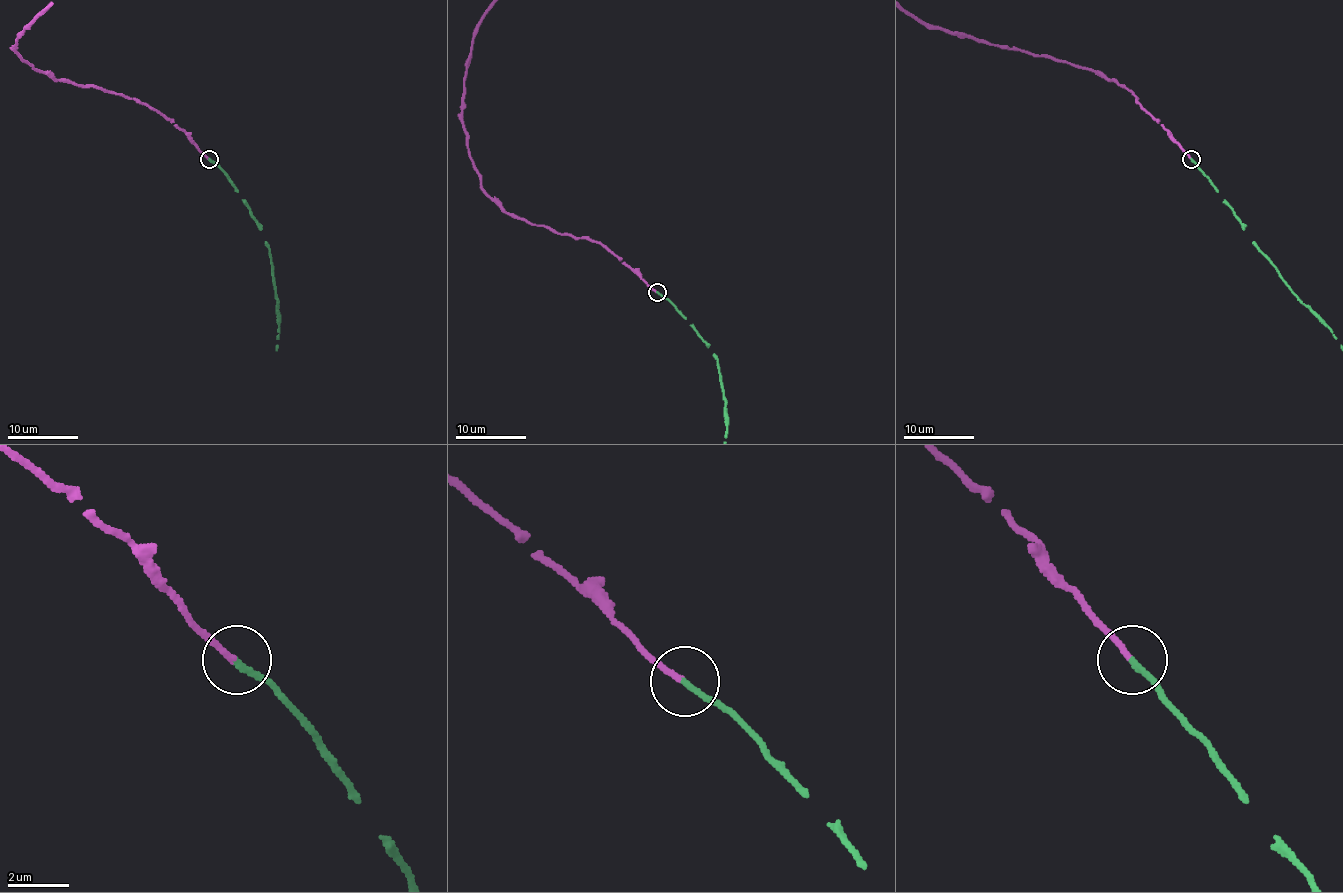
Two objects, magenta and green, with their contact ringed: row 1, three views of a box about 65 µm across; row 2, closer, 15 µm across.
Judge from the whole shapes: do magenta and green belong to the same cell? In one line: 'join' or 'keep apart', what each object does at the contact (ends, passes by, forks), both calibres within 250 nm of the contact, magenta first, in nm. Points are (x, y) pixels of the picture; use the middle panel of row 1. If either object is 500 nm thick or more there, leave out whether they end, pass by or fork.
join; magenta ends; green ends; calibres 200 and 200 nm

